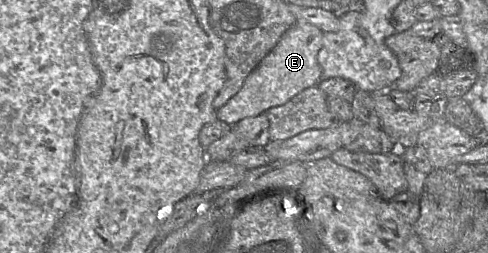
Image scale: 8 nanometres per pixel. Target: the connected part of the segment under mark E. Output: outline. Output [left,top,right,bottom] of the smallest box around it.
[217,20,323,126]

